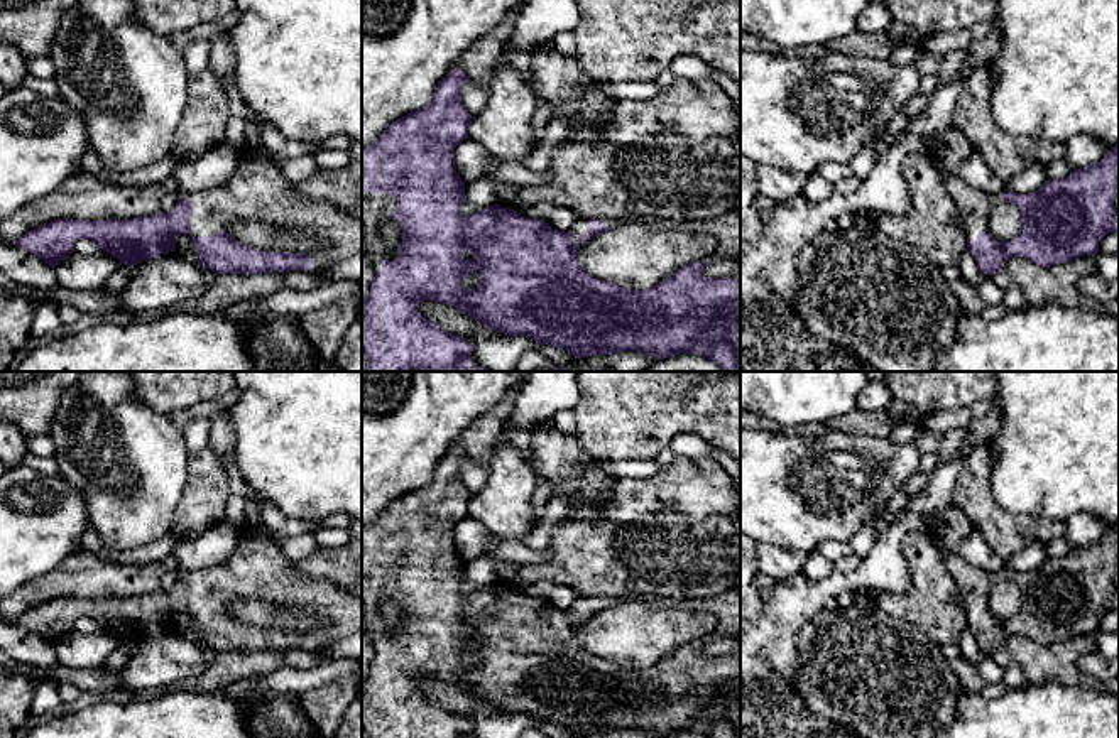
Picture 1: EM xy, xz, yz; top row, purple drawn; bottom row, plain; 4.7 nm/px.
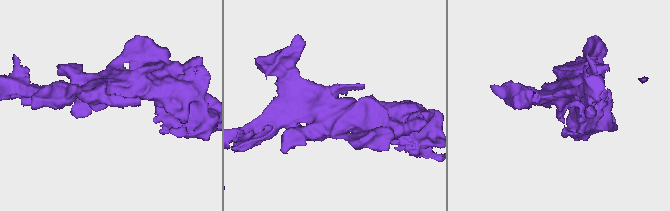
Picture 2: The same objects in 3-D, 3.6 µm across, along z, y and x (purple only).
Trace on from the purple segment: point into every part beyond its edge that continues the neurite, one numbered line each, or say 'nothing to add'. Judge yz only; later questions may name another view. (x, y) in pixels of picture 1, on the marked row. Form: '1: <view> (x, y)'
1: yz (974, 206)

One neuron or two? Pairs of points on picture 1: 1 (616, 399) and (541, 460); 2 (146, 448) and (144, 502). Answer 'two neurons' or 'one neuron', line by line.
1: two neurons
2: one neuron

